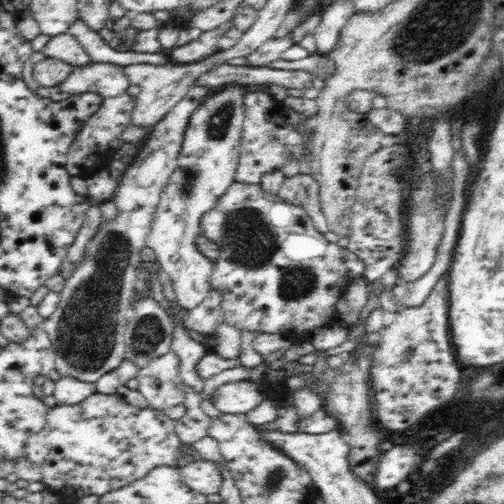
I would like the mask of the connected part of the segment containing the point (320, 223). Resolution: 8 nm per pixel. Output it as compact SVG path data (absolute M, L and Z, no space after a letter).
M299 173L293 177L284 178L278 195L286 202L304 208L304 211L310 214L312 224L318 232L328 232L326 218L320 210L318 188L320 188L320 185L311 173Z

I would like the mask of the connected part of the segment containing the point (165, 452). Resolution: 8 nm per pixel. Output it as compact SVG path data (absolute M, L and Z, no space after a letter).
M98 392L91 394L79 404L74 405L56 405L50 408L47 413L46 425L43 426L41 432L32 434L25 445L25 458L30 459L36 464L41 471L43 483L50 489L60 490L62 494L76 493L76 498L82 498L88 494L96 494L101 497L103 494L113 492L124 486L130 485L140 478L144 478L150 473L150 470L156 469L158 466L176 466L176 460L180 456L184 444L180 441L178 434L175 432L175 420L170 419L168 416L162 414L160 411L149 408L140 408L135 405L130 405L124 401L123 397L118 394L100 394Z

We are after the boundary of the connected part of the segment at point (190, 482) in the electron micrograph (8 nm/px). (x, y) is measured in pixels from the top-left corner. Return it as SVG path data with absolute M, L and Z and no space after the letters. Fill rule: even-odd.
M194 460L179 470L184 484L194 492L203 495L219 493L222 475L214 462Z

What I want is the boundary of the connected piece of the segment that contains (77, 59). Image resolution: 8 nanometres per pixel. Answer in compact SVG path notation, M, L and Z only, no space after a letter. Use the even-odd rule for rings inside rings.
M70 33L50 37L41 52L47 58L62 60L62 62L70 64L73 68L93 63L92 59L88 57L86 49Z

